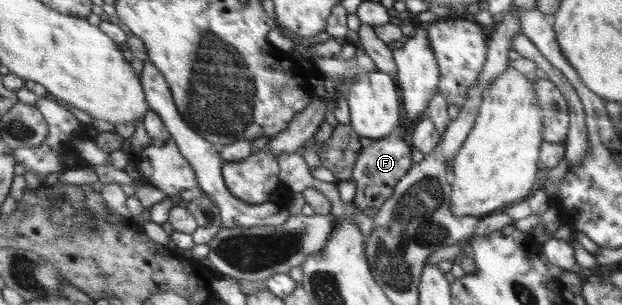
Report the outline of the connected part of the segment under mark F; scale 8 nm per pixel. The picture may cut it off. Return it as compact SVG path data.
M390 135L380 138L370 147L362 149L361 156L353 169L353 180L356 182L356 193L352 203L368 216L374 216L382 204L394 193L394 187L412 168L411 145L408 138L394 139Z

